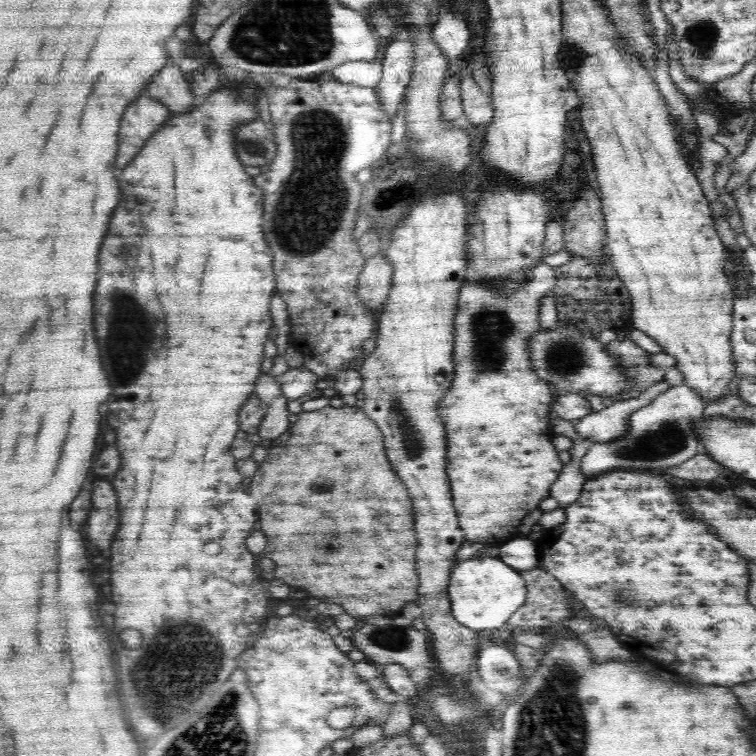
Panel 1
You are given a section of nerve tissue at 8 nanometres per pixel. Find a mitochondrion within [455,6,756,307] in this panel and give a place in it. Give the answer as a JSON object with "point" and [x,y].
{"point":[701,38]}

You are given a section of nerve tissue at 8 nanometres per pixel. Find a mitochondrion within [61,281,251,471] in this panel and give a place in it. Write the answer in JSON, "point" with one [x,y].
{"point":[125,339]}

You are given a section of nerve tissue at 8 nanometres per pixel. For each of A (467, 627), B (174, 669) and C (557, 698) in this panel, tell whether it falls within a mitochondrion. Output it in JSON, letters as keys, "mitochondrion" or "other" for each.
{"A":"other","B":"mitochondrion","C":"mitochondrion"}

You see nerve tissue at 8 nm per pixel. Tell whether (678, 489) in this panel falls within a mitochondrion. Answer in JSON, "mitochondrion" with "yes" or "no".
{"mitochondrion":"no"}

